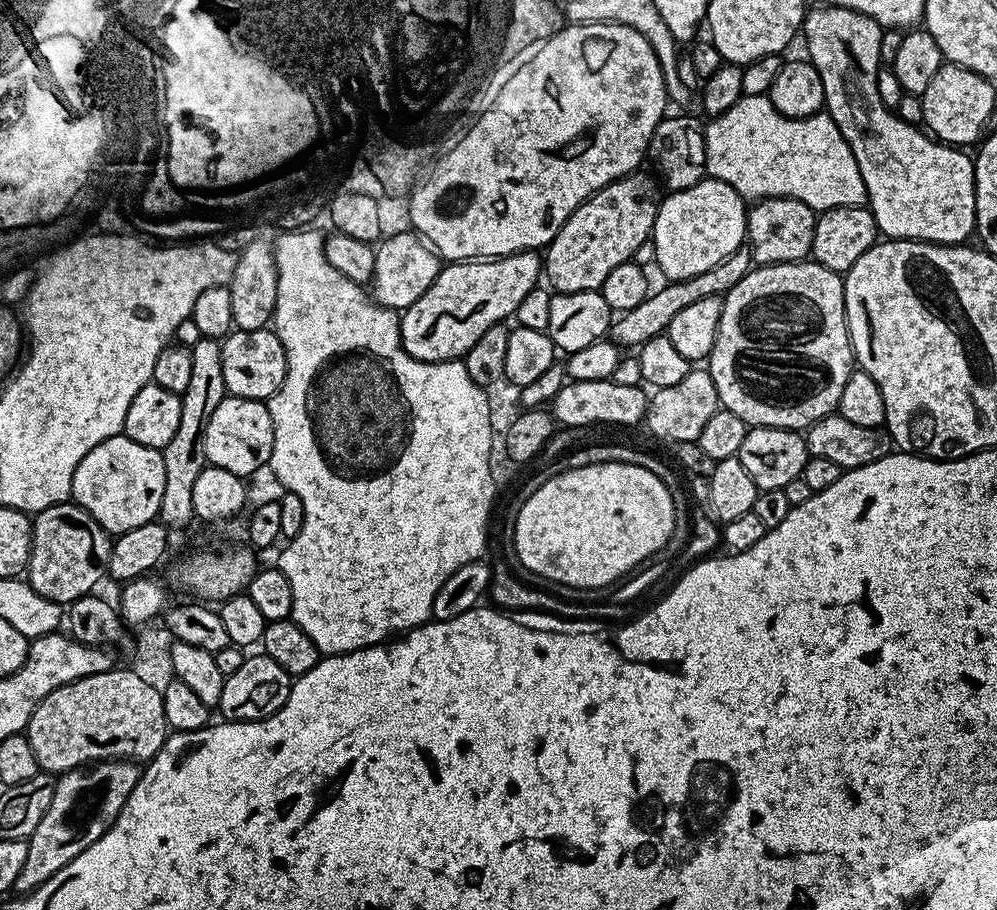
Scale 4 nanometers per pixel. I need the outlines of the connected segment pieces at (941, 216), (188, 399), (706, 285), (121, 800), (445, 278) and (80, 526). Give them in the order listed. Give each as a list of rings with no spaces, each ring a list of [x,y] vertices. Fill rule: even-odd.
[[[825,6],[825,8],[816,8],[813,12],[811,9],[805,15],[802,25],[802,40],[803,36],[805,42],[808,43],[807,59],[815,66],[822,78],[824,108],[828,113],[828,117],[838,126],[842,138],[846,138],[846,142],[854,154],[854,162],[858,162],[858,170],[862,174],[862,182],[868,191],[867,207],[871,208],[874,214],[877,229],[885,237],[894,240],[925,240],[928,244],[964,244],[967,241],[967,236],[971,237],[976,231],[976,166],[973,157],[971,155],[967,156],[964,153],[967,151],[961,150],[959,147],[943,143],[931,135],[925,134],[917,125],[907,124],[905,120],[896,115],[893,109],[886,107],[882,102],[882,98],[878,94],[878,74],[882,67],[879,58],[879,43],[882,42],[883,36],[882,25],[874,18],[870,18],[858,10]]]
[[[203,338],[194,346],[190,386],[186,386],[182,397],[182,419],[178,422],[178,430],[174,438],[163,448],[166,462],[166,487],[162,490],[162,506],[160,507],[159,523],[169,530],[188,528],[194,524],[194,482],[198,474],[206,467],[204,459],[204,435],[206,426],[210,426],[210,417],[214,414],[218,402],[225,398],[224,383],[222,382],[221,341],[205,340]]]
[[[742,246],[734,250],[730,258],[718,262],[718,266],[710,266],[706,274],[694,274],[694,278],[665,283],[665,288],[660,288],[657,292],[655,289],[645,300],[638,302],[634,310],[619,313],[613,319],[610,329],[612,343],[619,344],[624,350],[636,350],[640,345],[650,342],[650,338],[665,335],[678,310],[683,310],[686,306],[691,306],[693,302],[699,302],[701,298],[707,296],[723,297],[724,293],[738,286],[738,282],[742,282],[742,278],[747,272],[751,272],[753,267],[751,247]]]
[[[111,759],[101,760],[83,768],[71,768],[69,772],[63,773],[56,780],[50,810],[46,810],[46,814],[42,814],[42,822],[38,822],[34,834],[27,839],[26,863],[22,865],[22,874],[18,874],[15,891],[20,894],[33,892],[38,886],[42,886],[42,882],[46,882],[58,870],[62,870],[62,866],[66,866],[74,858],[78,858],[78,854],[82,854],[82,850],[86,850],[86,846],[98,842],[98,838],[102,838],[102,834],[106,834],[108,827],[118,818],[122,806],[126,806],[134,786],[140,781],[141,771],[139,763],[131,760]]]
[[[535,251],[445,263],[426,294],[403,309],[400,337],[404,352],[431,364],[463,358],[490,326],[515,317],[518,302],[537,288],[541,280],[542,260]]]
[[[75,502],[55,504],[46,510],[35,513],[32,521],[32,556],[28,560],[26,579],[29,586],[42,598],[53,600],[55,604],[70,606],[78,598],[89,595],[100,579],[105,579],[113,537],[86,510],[82,510]]]

